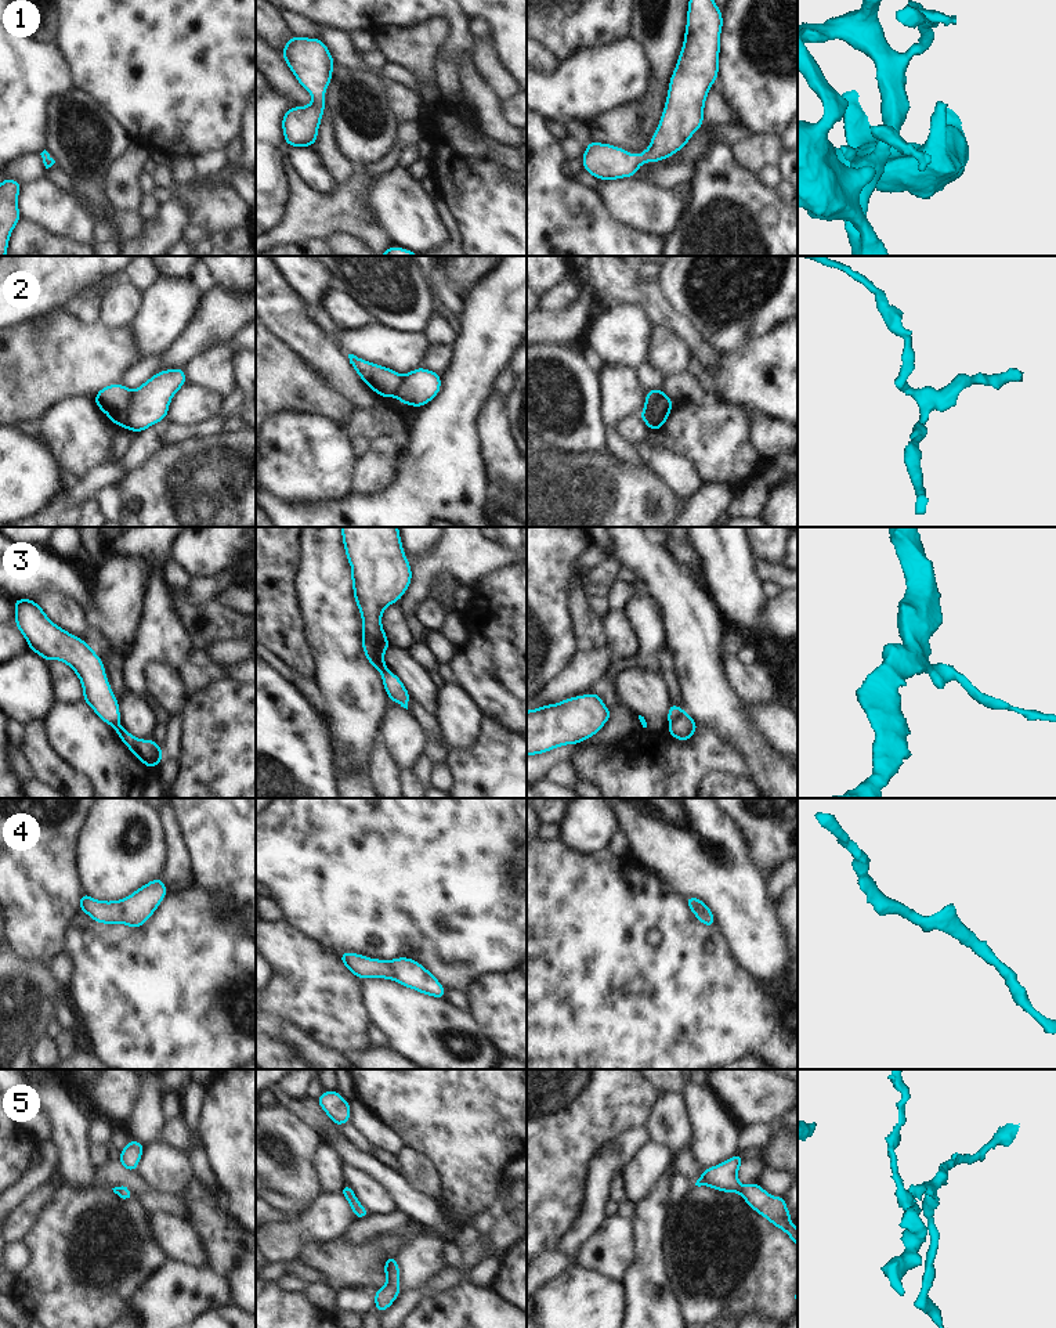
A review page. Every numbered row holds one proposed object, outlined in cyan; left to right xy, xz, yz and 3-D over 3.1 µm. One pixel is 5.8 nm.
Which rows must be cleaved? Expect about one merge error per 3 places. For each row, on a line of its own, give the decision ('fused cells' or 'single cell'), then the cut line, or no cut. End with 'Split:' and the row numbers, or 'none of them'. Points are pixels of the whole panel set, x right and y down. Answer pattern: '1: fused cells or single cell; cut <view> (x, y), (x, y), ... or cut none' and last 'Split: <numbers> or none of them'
1: single cell; cut none
2: fused cells; cut xy (132, 392), (127, 418), (123, 426)
3: fused cells; cut yz (684, 711), (669, 722)
4: single cell; cut none
5: single cell; cut none
Split: 2, 3

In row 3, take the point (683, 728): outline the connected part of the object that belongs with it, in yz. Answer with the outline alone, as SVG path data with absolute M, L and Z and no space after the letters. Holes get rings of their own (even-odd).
M683 712L670 722L668 732L672 737L687 741L694 736L697 728L698 723L687 712Z

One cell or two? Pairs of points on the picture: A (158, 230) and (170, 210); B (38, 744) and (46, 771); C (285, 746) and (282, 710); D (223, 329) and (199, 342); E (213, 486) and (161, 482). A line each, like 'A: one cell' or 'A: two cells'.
A: one cell
B: one cell
C: one cell
D: one cell
E: one cell

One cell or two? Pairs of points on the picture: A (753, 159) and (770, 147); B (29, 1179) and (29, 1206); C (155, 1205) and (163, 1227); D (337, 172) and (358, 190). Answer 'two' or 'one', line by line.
A: one
B: two
C: two
D: two

